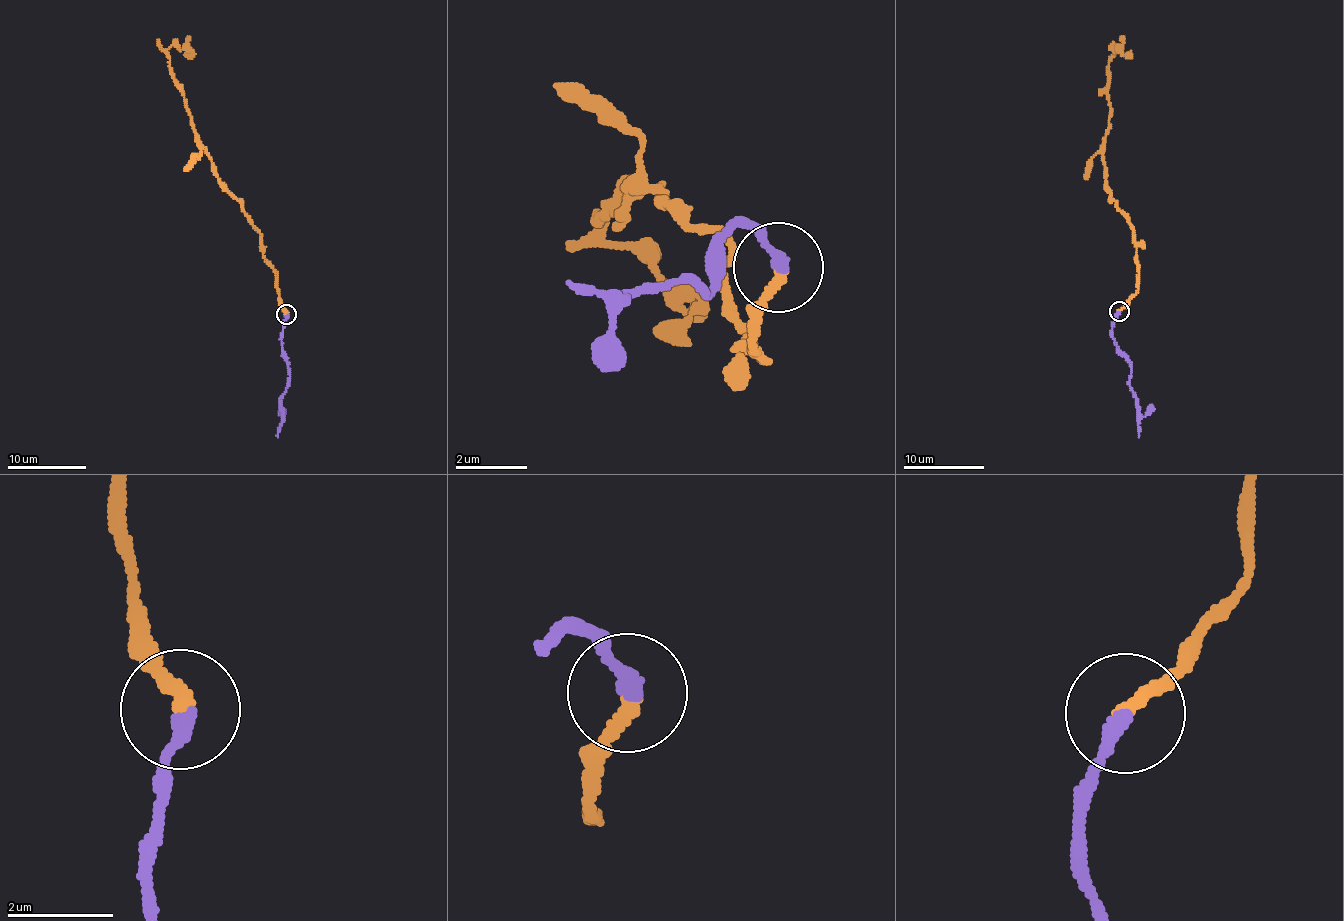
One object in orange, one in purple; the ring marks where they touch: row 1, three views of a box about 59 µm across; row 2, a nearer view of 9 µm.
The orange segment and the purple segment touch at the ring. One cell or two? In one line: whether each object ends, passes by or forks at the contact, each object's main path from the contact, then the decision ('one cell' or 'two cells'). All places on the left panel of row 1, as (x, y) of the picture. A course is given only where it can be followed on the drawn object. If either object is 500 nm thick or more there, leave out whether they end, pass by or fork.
orange ends | purple ends | orange via (286, 314), (260, 230), (218, 176), (170, 66), (167, 51), (173, 45), (186, 51) | purple via (286, 314), (282, 349), (290, 370), (281, 400), (277, 437) | one cell

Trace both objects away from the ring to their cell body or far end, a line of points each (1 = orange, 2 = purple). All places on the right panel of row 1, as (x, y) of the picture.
1: (1119, 312), (1138, 289), (1139, 265), (1133, 226), (1111, 201), (1101, 156), (1111, 55), (1114, 48), (1131, 50)
2: (1119, 312), (1112, 336), (1131, 367), (1130, 390), (1137, 398), (1138, 437)

